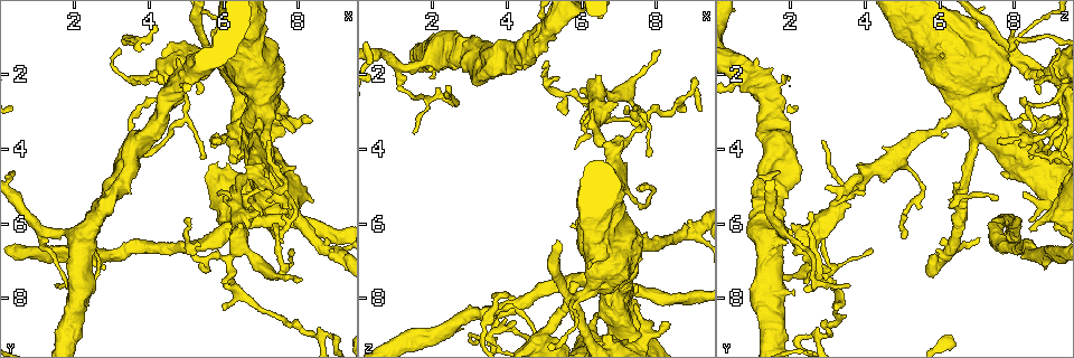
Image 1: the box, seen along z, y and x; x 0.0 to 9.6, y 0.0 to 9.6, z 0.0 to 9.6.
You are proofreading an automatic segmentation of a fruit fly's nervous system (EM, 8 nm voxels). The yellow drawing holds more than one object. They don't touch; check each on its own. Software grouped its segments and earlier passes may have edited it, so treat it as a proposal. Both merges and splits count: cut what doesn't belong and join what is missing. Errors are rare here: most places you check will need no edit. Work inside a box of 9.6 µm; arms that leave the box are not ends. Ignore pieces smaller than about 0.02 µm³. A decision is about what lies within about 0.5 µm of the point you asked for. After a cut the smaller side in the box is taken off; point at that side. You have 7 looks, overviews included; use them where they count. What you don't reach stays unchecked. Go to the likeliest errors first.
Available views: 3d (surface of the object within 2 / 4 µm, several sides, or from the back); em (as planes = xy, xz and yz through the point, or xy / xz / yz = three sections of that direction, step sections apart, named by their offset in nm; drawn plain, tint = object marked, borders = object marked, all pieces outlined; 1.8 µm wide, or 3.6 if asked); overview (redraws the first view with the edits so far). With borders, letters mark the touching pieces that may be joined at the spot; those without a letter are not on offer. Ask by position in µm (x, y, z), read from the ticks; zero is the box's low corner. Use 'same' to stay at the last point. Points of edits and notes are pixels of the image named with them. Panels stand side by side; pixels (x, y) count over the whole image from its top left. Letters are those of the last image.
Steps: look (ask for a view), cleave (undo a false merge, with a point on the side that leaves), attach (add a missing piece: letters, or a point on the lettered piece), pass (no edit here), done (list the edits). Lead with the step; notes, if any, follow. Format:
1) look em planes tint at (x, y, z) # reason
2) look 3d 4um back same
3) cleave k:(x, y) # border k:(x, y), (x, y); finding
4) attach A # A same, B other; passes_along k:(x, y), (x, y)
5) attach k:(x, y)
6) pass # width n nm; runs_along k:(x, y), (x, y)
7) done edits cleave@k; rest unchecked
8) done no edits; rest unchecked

look 3d 2um back at (5.80, 1.60, 8.10) # thin arm on a thick one

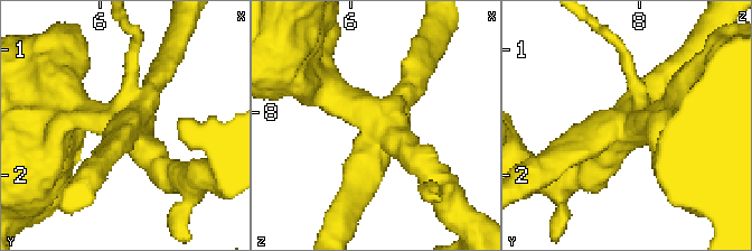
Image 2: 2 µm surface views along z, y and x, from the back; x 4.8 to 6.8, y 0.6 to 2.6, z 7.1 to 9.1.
look em 3.6um xz step 8 tint at (5.82, 1.62, 8.04) # need the tissue

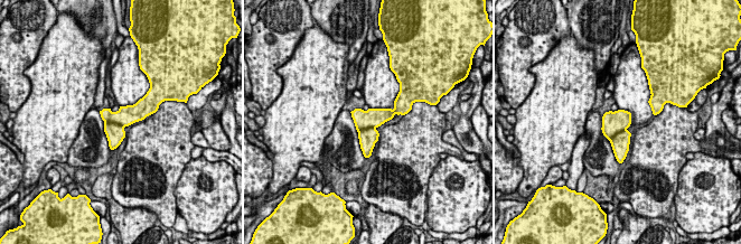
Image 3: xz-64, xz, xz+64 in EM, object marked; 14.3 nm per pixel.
look em 3.6um planes borders same # another direction

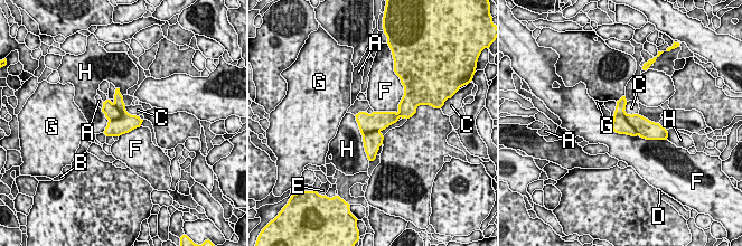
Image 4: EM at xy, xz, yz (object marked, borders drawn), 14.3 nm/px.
pass # A other, B other, C other, D other, E other, F other, G other, H other; one neuron here

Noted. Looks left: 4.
look em 3.6um xz step 4 tint at (6.90, 5.45, 8.85) # thick turns thin

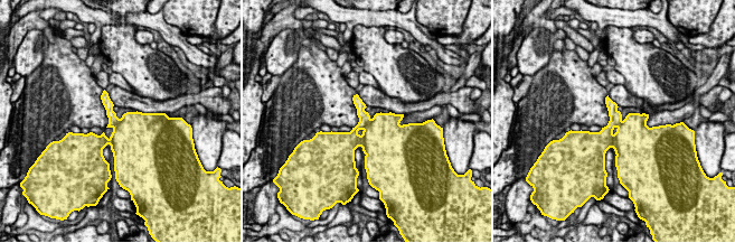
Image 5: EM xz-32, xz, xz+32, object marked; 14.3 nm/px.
look em 3.6um planes borders same # another direction

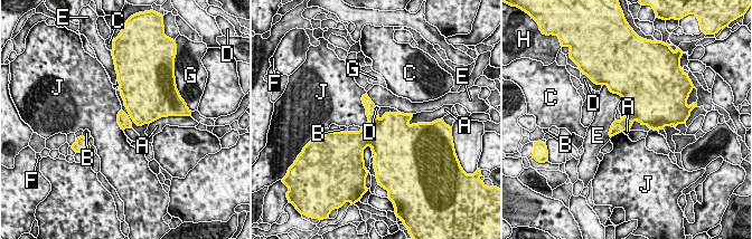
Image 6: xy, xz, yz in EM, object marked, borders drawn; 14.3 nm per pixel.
pass # A other, B other, C other, D other, E other, F other, G other, H other, J other; one neuron here

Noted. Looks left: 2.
look 3d 4um at (6.40, 5.00, 3.50) # sudden change in width

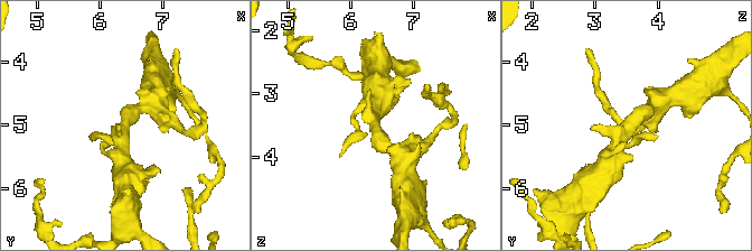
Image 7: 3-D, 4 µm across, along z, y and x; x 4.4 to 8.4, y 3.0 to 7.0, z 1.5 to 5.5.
look em 3.6um xz step 16 borders at (6.40, 5.00, 3.55)

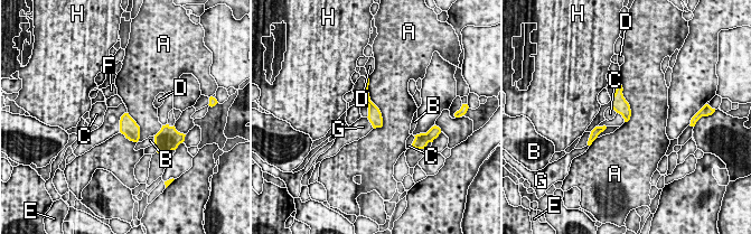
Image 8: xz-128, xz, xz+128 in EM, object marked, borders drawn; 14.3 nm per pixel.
pass # width 170 nm; A other, B other, C other, D other, E other, F other, G other, H other; border 8:(128, 112), (139, 127), (137, 142); continuous, no second neuron

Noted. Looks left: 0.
done no edits; rest unchecked

